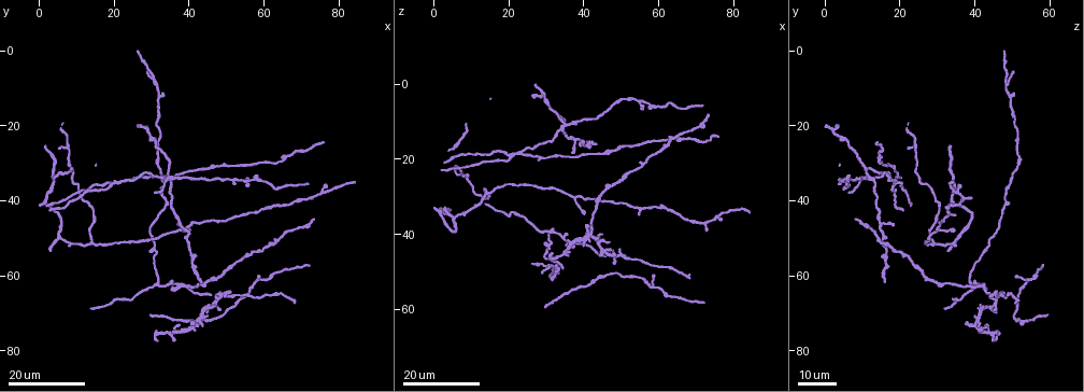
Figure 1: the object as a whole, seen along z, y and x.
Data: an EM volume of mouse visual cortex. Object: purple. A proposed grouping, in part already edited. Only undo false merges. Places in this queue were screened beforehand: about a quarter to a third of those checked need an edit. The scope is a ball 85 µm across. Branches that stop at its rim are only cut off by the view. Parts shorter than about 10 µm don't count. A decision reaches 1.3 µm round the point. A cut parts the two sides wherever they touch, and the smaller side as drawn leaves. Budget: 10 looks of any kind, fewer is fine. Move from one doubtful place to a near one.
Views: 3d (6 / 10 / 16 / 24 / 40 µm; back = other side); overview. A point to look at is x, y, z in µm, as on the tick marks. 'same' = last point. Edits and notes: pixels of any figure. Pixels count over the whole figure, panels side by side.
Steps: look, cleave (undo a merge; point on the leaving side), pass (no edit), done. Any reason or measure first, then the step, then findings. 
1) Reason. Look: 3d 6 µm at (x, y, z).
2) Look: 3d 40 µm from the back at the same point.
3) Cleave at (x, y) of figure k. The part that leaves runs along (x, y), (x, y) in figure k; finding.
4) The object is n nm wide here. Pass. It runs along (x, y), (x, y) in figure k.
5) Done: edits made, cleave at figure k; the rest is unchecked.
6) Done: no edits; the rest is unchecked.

Side arm on a straight run. Look: 3d 16 µm at (23.5, 34.0, 18.0).

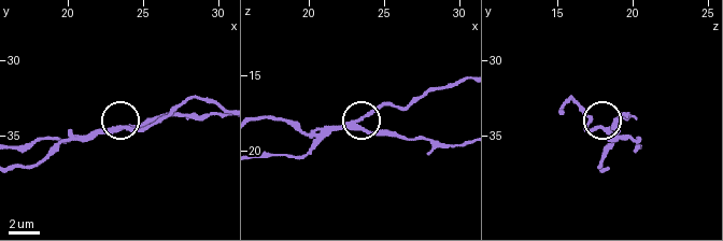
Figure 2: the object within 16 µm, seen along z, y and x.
Look: 3d 10 µm at (23.2, 34.6, 18.6).

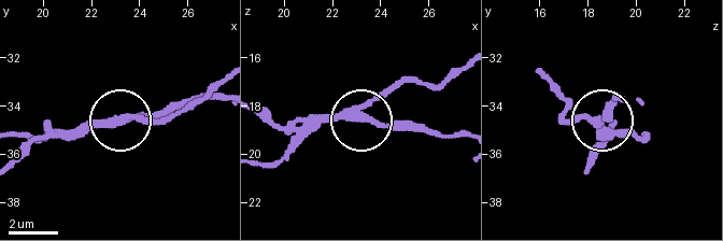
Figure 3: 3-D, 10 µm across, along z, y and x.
The side arm is 60 µm long. Pass. It runs along (459, 68), (435, 82), (397, 86), (365, 117), (420, 125) in figure 3; all the same neuron.

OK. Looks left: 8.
Side arm on a straight run. Look: 3d 24 µm at (34.0, 34.0, 12.5).

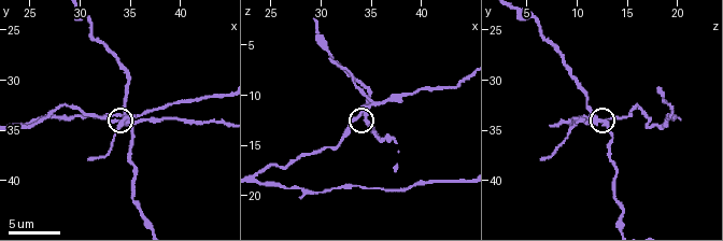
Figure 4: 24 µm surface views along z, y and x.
Closer look. Look: 3d 10 µm at the same point.

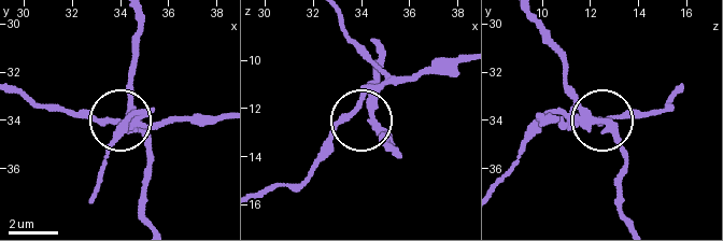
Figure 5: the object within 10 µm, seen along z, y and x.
Look: 3d 10 µm from the back at (33.8, 34.1, 12.1).

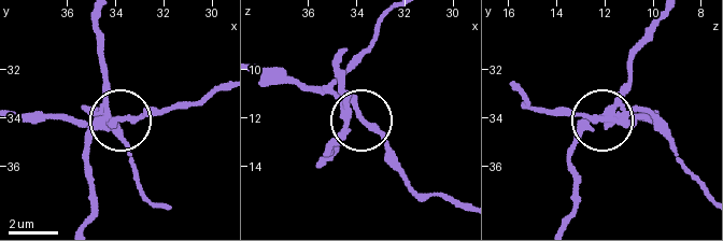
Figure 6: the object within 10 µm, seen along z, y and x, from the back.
Cleave at (351, 65) of figure 6. The part that leaves runs along (340, 105), (343, 128), (321, 160) in figure 6; a second neuron is stuck on.

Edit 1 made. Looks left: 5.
Look: overview.

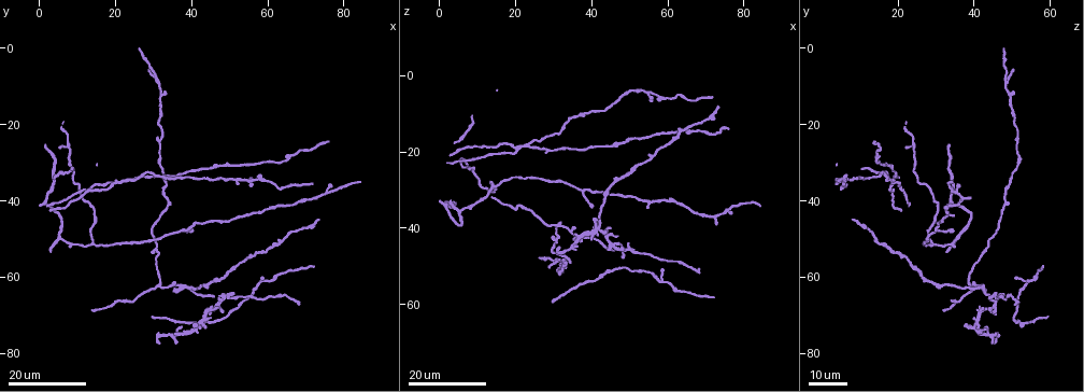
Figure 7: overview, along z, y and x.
Arms part here. Look: 3d 24 µm at (38.0, 48.0, 29.5).

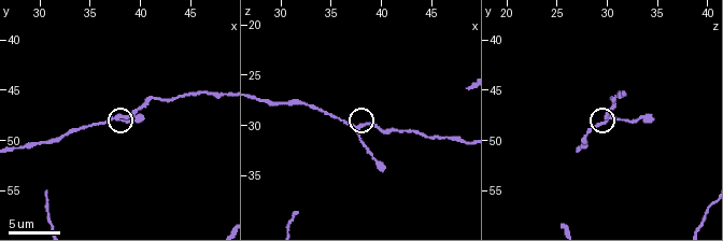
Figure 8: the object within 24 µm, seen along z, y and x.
Look: 3d 6 µm at (37.8, 47.4, 30.2).

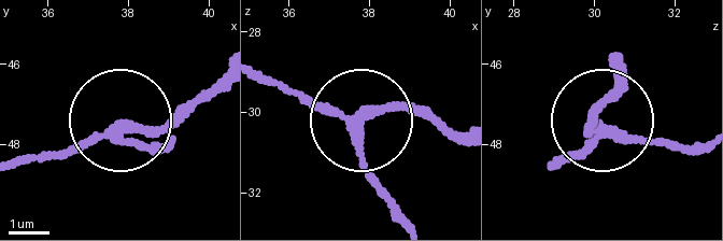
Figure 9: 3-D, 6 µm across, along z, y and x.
3 arms meet here. Pass. Continuous, no second neuron.

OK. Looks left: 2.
Look: 3d 16 µm at (27.4, 33.4, 19.2).

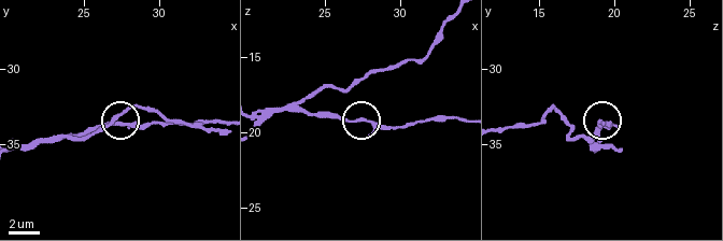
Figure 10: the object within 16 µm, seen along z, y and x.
3 arms meet here. Pass. It runs along (452, 18), (421, 59), (370, 69), (303, 107), (412, 126) in figure 10; one neuron here.

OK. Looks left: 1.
Done: edits made, cleave at figure 6; the rest is unchecked.

